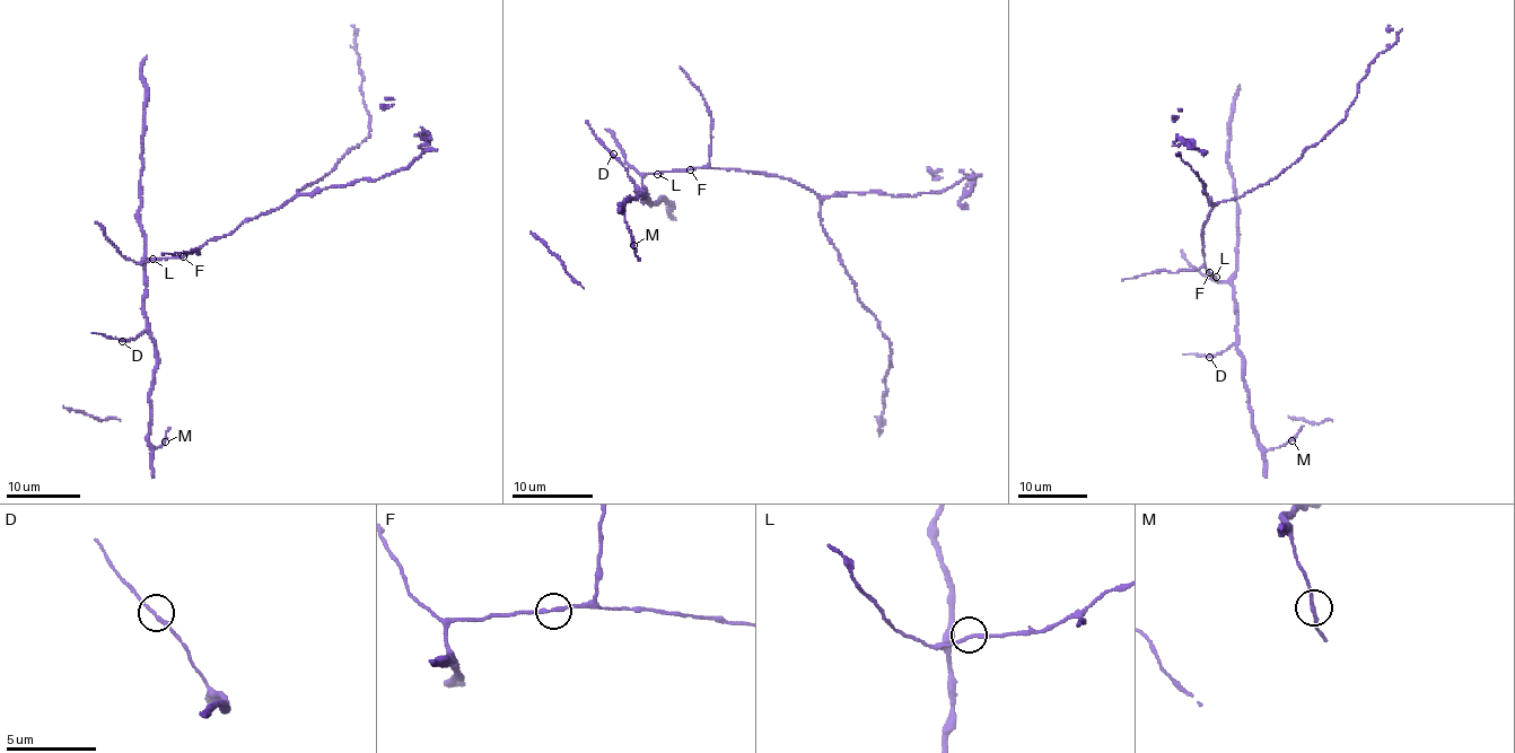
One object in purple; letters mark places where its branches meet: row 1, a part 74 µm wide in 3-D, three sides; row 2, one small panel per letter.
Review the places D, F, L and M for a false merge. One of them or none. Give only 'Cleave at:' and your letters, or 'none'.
Cleave at: none

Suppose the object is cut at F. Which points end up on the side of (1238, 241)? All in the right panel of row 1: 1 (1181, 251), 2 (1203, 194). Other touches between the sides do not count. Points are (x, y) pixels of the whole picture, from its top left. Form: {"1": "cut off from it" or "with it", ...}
{"1": "with it", "2": "cut off from it"}

